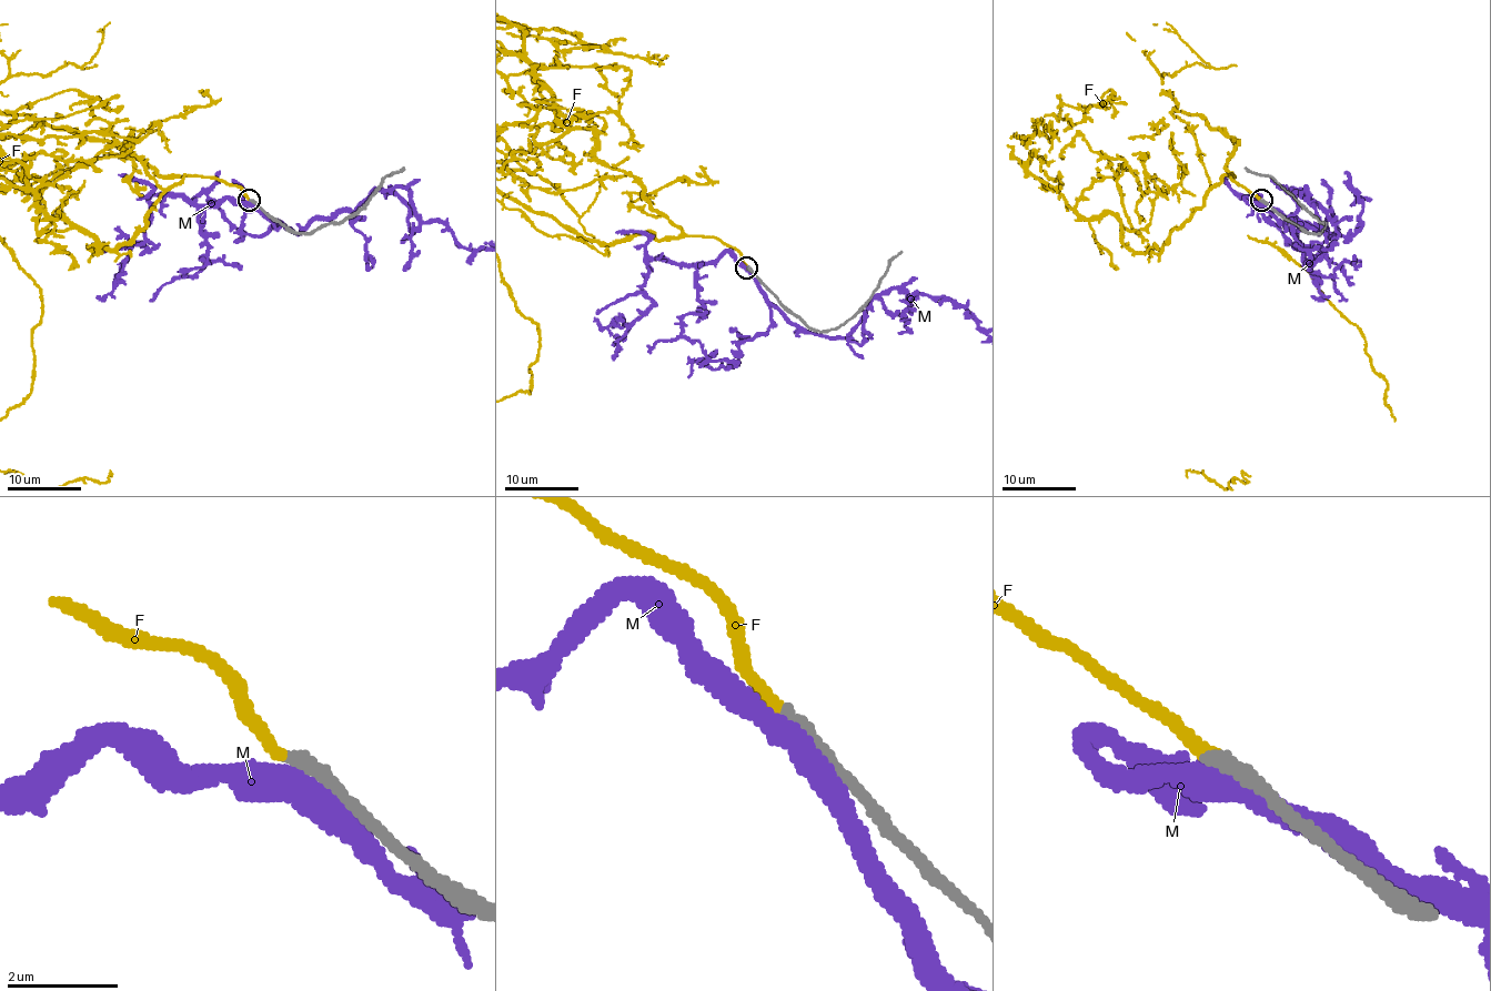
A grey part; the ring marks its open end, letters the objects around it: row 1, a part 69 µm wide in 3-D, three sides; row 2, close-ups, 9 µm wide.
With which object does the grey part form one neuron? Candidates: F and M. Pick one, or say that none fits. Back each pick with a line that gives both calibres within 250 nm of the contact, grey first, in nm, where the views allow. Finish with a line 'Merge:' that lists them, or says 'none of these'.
F: 320/240 nm
Merge: F

